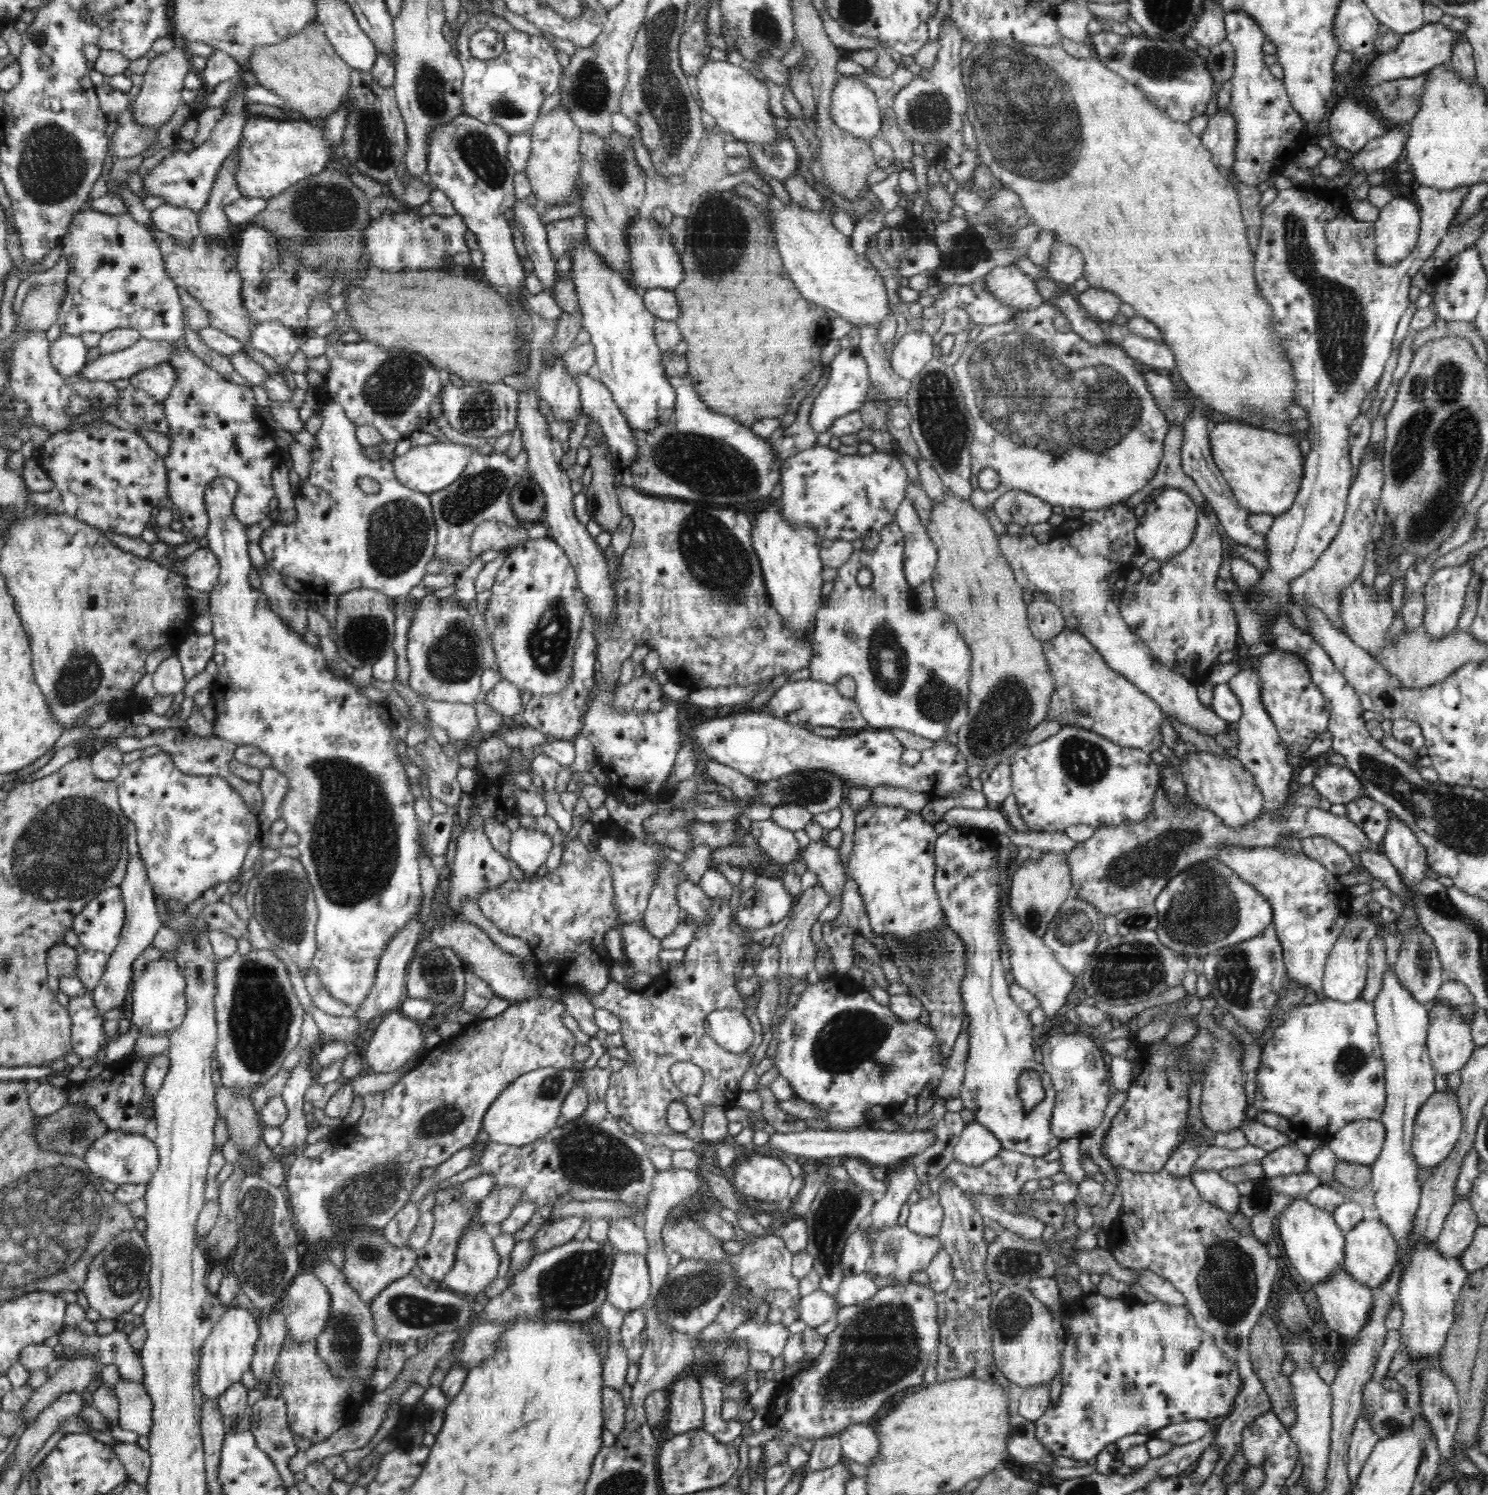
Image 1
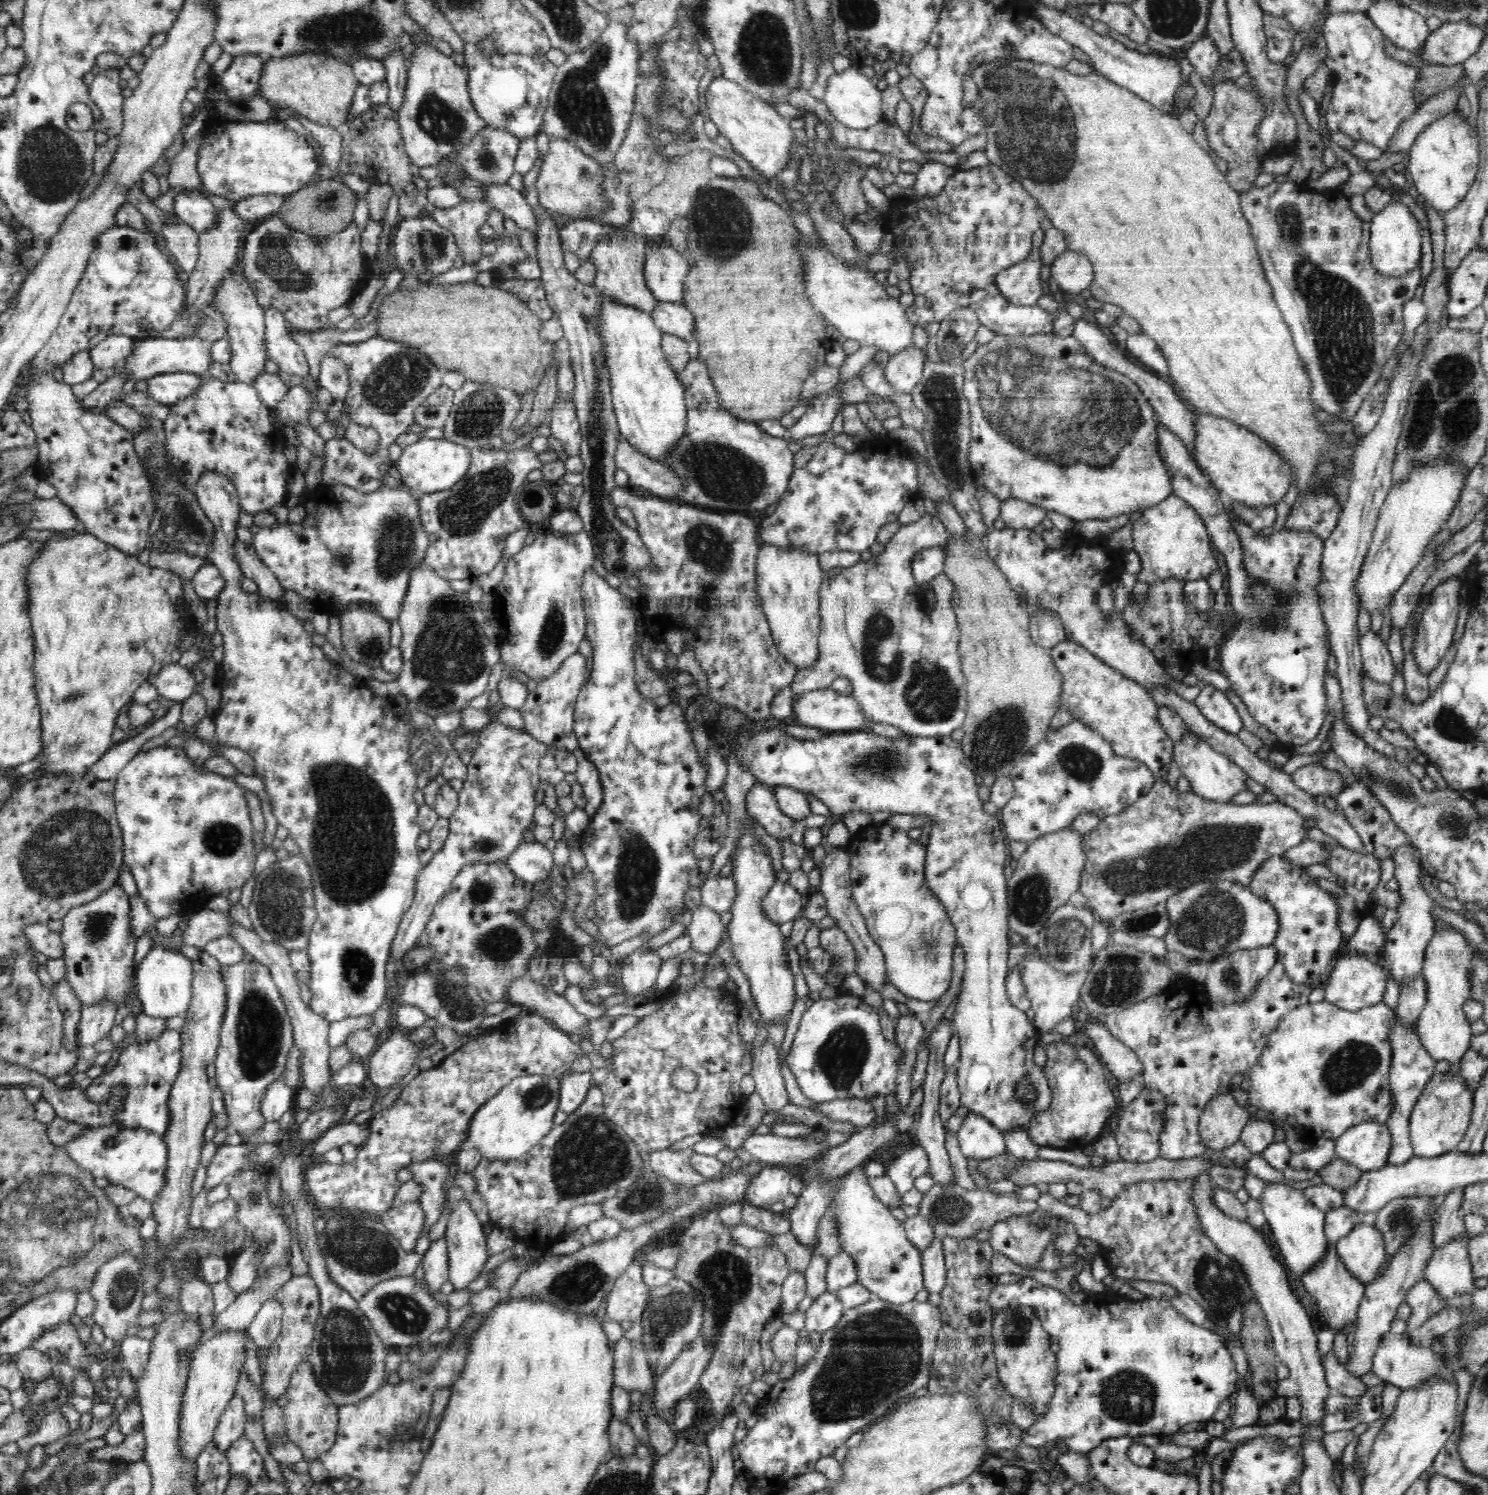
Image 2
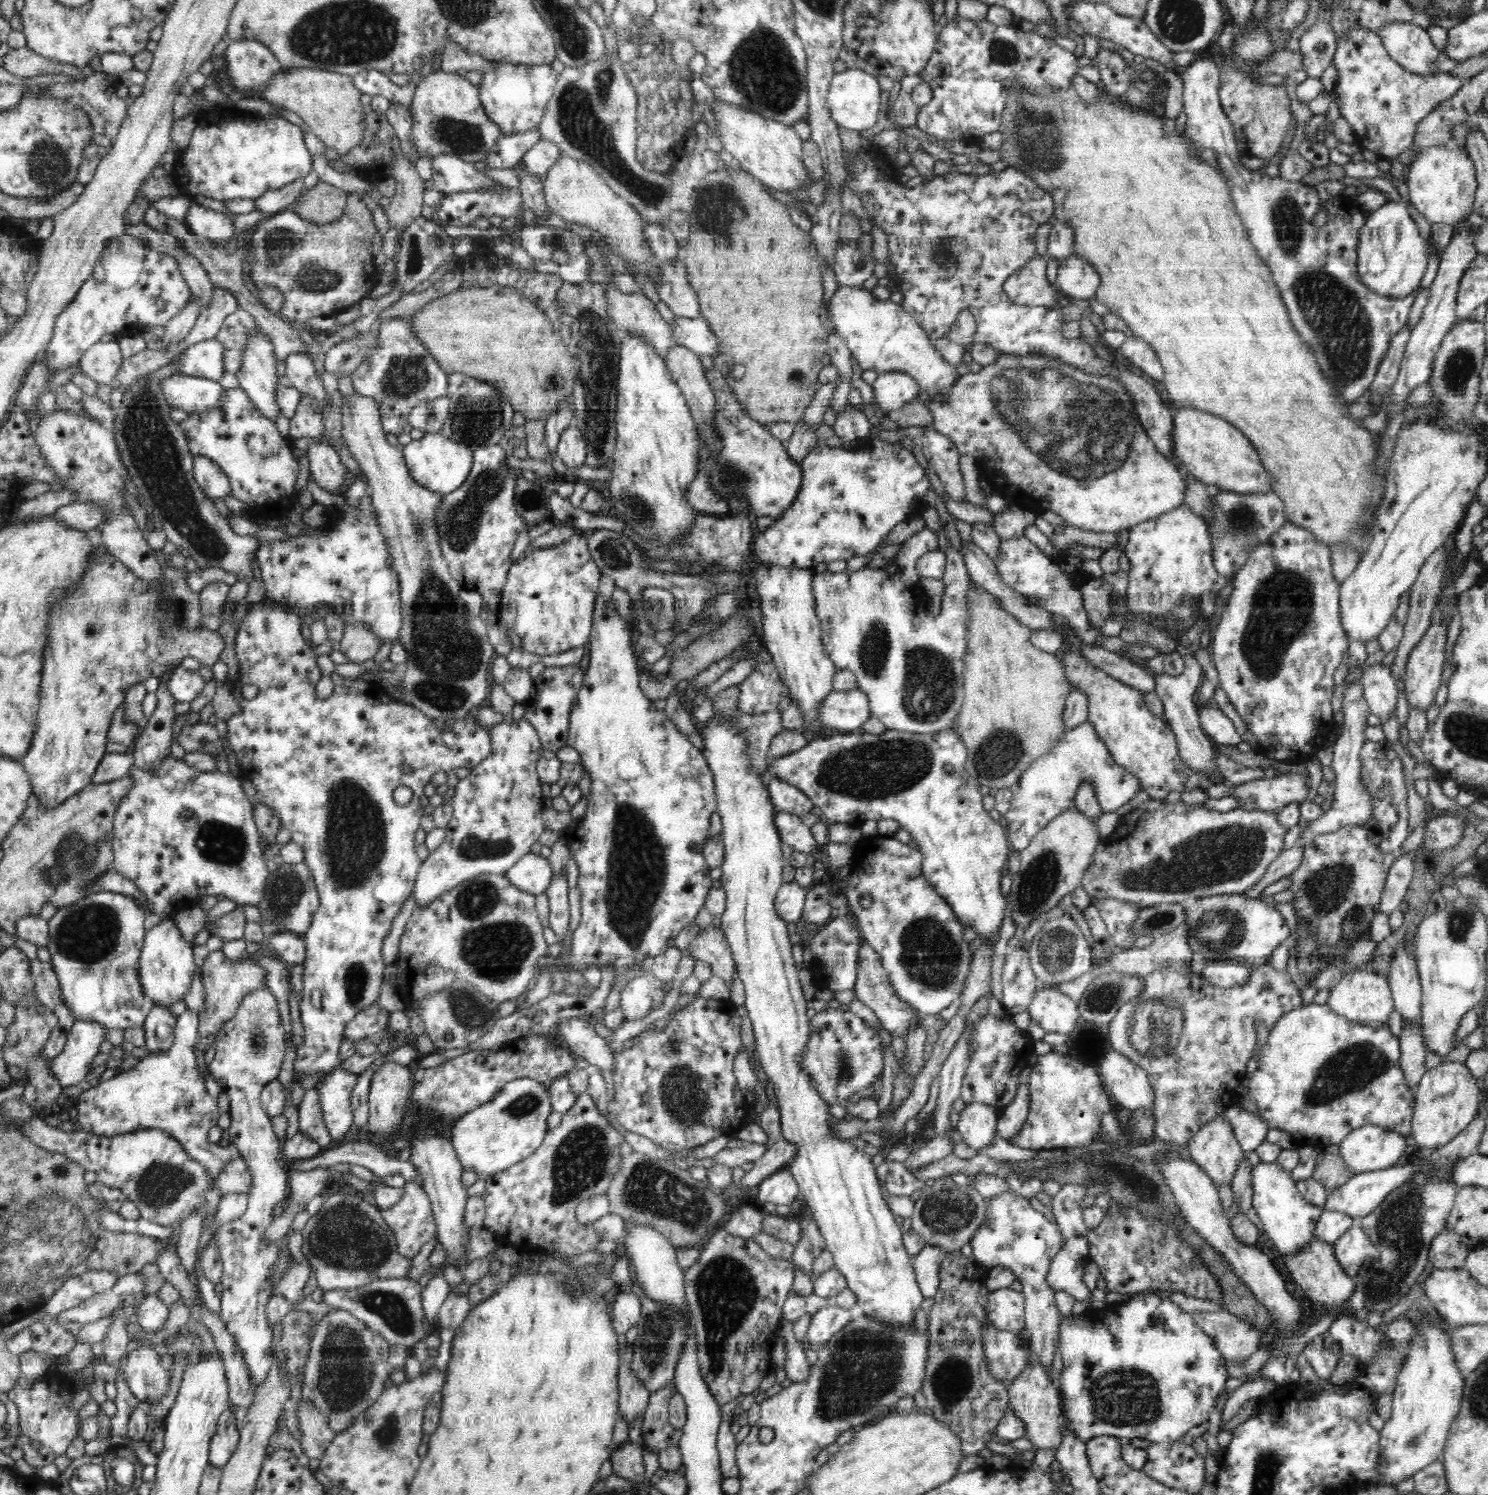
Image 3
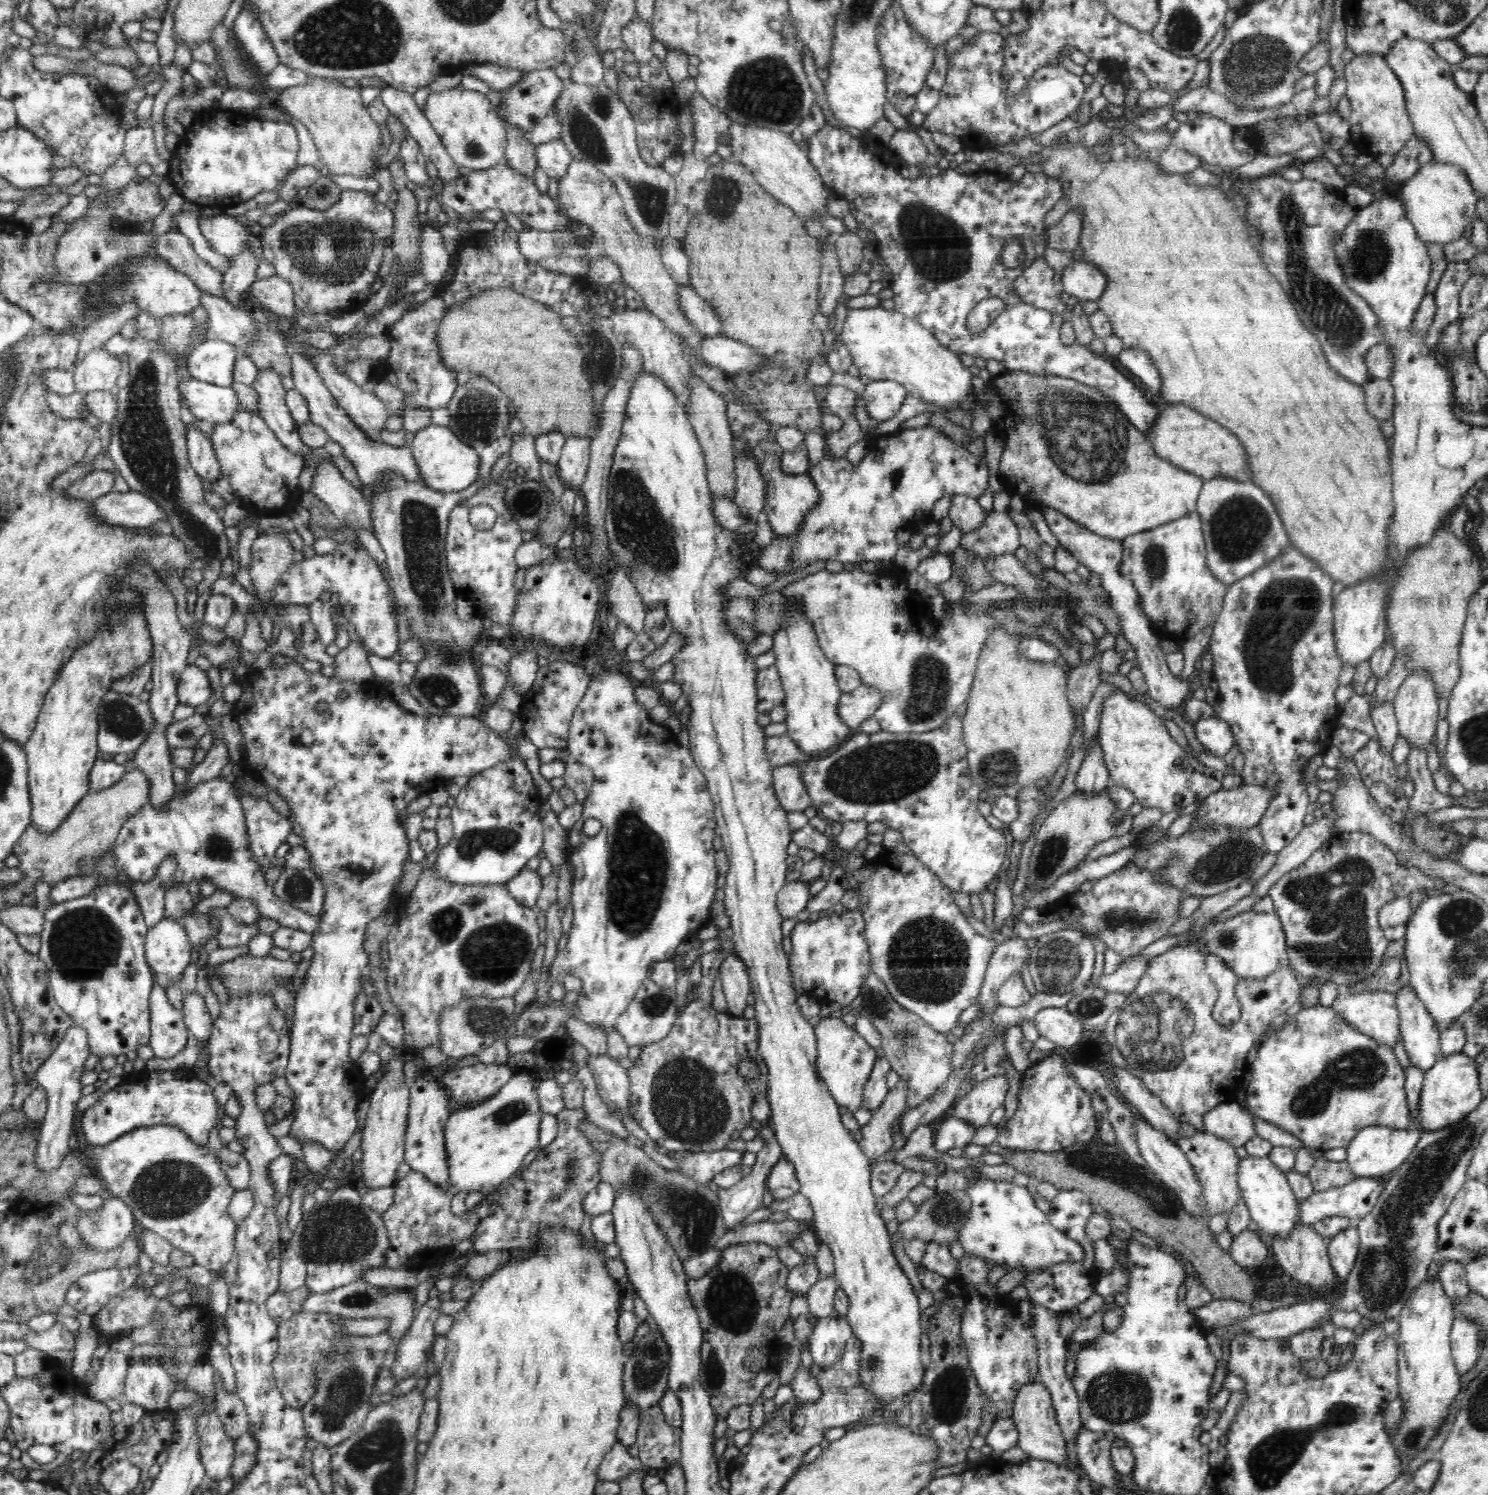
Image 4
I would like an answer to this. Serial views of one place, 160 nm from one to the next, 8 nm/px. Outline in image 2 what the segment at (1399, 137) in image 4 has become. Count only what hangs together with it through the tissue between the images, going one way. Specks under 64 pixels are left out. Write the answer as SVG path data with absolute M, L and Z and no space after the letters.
M1363 12L1329 14L1321 33L1328 47L1325 64L1335 79L1324 116L1328 130L1344 132L1356 142L1366 140L1386 152L1402 122L1412 118L1420 108L1414 91L1418 69L1388 56L1384 51L1383 32Z

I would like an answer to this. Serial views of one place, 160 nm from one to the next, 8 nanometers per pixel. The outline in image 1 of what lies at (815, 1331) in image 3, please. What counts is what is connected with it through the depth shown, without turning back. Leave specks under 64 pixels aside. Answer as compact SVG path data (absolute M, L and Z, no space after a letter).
M819 1289L801 1298L799 1318L807 1324L809 1331L817 1326L825 1328L825 1323L834 1318L835 1298Z

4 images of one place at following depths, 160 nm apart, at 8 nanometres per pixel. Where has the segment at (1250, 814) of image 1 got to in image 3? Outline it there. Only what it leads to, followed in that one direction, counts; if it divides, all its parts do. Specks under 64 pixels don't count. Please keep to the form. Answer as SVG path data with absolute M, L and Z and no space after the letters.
M1189 655L1187 661L1186 669L1180 676L1169 676L1169 674L1153 676L1154 685L1156 685L1155 694L1164 705L1164 720L1176 736L1177 748L1182 762L1194 771L1200 771L1208 777L1215 777L1216 775L1222 775L1214 765L1214 760L1218 757L1217 746L1204 734L1204 730L1200 725L1197 704L1194 704L1194 694L1198 691L1198 686L1202 686L1200 678L1205 672L1193 655Z

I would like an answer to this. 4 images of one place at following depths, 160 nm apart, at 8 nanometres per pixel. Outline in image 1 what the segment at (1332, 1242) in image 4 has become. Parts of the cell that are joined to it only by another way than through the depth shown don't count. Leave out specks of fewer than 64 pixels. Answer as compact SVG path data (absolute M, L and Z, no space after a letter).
M1368 1216L1364 1222L1360 1222L1345 1236L1344 1258L1341 1268L1352 1275L1357 1282L1368 1286L1370 1289L1380 1288L1386 1282L1386 1277L1392 1274L1399 1257L1398 1245L1394 1241L1388 1226L1379 1219L1376 1220Z

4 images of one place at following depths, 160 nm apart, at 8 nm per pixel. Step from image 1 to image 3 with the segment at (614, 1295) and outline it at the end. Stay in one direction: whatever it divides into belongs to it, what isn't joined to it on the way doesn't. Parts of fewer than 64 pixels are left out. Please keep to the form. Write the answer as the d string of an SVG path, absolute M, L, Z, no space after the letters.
M623 1290L614 1298L614 1304L610 1310L614 1332L626 1334L633 1327L636 1327L641 1317L642 1304L635 1290L625 1294Z

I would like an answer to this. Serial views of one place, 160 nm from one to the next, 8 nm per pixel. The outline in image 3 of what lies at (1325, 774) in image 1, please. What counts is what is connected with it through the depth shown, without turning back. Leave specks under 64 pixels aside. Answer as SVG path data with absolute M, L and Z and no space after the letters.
M1288 773L1271 779L1247 781L1233 786L1231 796L1238 798L1238 809L1244 811L1282 810L1286 804L1305 800L1308 775Z

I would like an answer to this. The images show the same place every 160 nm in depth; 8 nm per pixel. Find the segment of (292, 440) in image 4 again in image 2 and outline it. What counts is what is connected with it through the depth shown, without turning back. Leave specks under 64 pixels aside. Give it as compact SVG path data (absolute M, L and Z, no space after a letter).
M234 274L224 278L218 286L212 305L222 317L226 325L226 333L231 345L232 356L229 365L232 372L237 376L237 380L244 384L254 385L254 380L260 372L264 371L264 363L268 360L266 334L265 334L265 316L263 308L258 304L254 291L246 281L244 275Z

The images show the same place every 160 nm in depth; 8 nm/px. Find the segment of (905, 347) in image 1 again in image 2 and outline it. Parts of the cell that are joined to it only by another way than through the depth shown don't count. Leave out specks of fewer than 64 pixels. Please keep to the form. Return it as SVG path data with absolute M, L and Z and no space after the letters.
M913 344L889 358L883 369L884 376L896 394L911 394L911 390L920 382L928 360L924 351Z

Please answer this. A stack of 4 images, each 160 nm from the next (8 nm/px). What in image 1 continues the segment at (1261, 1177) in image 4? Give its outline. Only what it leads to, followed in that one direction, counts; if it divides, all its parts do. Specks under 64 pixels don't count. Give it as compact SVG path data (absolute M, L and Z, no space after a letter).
M1295 1198L1294 1202L1290 1202L1288 1206L1283 1208L1282 1214L1276 1219L1276 1234L1280 1238L1286 1258L1290 1260L1290 1264L1296 1268L1296 1272L1306 1281L1312 1284L1322 1284L1326 1279L1333 1277L1333 1274L1342 1269L1341 1264L1344 1258L1344 1247L1346 1236L1342 1230L1336 1225L1332 1213L1322 1210L1307 1202L1306 1198Z

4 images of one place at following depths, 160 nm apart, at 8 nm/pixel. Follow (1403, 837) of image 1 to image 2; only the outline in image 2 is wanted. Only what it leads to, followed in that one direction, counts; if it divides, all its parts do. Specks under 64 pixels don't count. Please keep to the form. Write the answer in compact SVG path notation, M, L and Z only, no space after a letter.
M1411 843L1402 844L1392 852L1395 860L1394 876L1399 882L1398 894L1402 897L1402 904L1398 904L1398 922L1387 931L1384 948L1384 958L1379 965L1382 966L1394 979L1396 984L1404 986L1410 978L1420 976L1422 972L1424 954L1428 942L1435 931L1431 912L1436 906L1434 901L1428 897L1421 883L1422 875L1426 875L1419 862L1419 853L1416 848L1411 847Z

